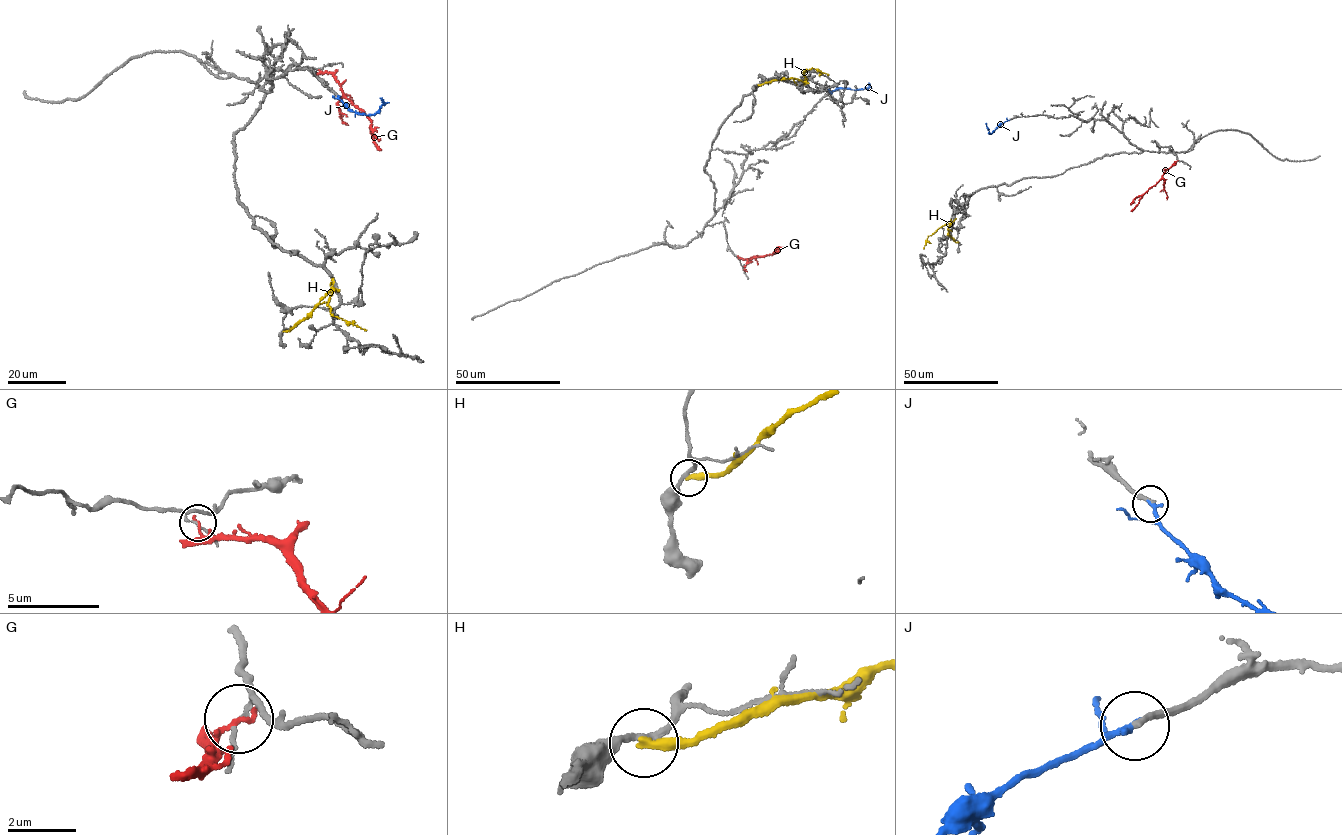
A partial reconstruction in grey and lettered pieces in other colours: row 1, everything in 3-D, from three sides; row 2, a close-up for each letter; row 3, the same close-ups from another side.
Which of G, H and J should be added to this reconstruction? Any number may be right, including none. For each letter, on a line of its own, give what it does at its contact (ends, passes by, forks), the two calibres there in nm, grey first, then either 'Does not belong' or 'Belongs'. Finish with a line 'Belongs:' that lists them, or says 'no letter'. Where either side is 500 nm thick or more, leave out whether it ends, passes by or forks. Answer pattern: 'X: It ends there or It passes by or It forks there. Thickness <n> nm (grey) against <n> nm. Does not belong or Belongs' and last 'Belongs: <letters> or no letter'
G: It ends there. Thickness 110 nm (grey) against 150 nm. Does not belong
H: It ends there. Thickness 180 nm (grey) against 320 nm. Does not belong
J: It ends there. Thickness 190 nm (grey) against 200 nm. Belongs
Belongs: J

